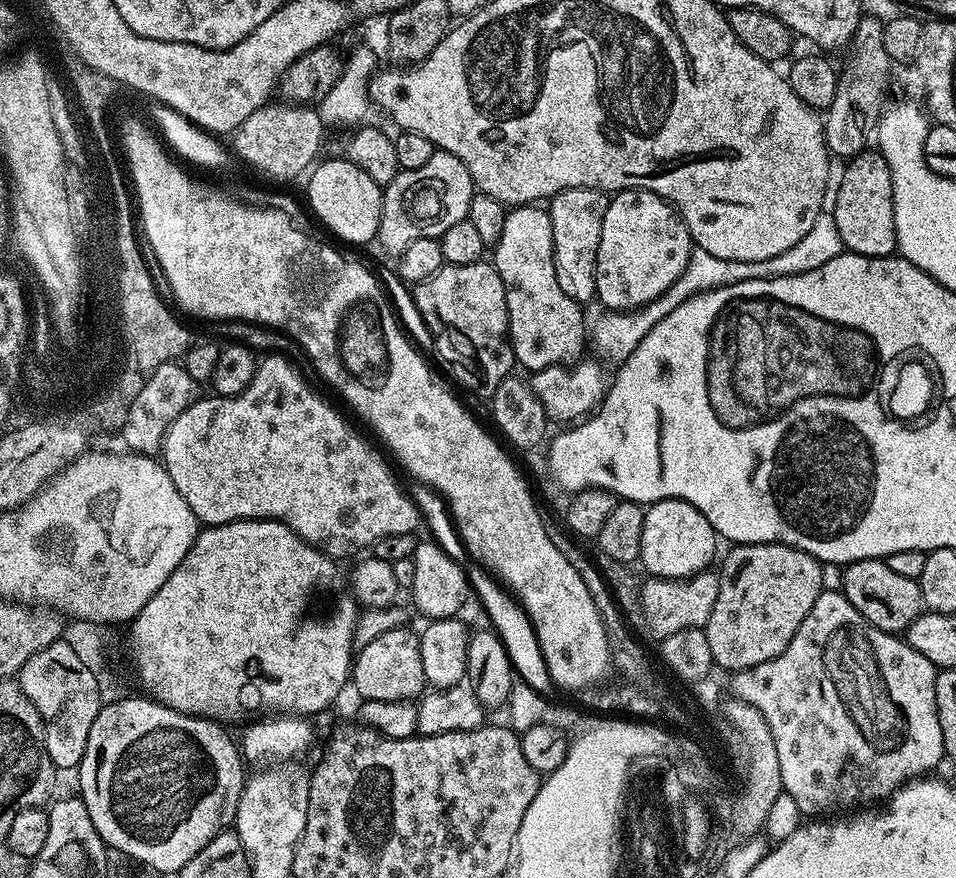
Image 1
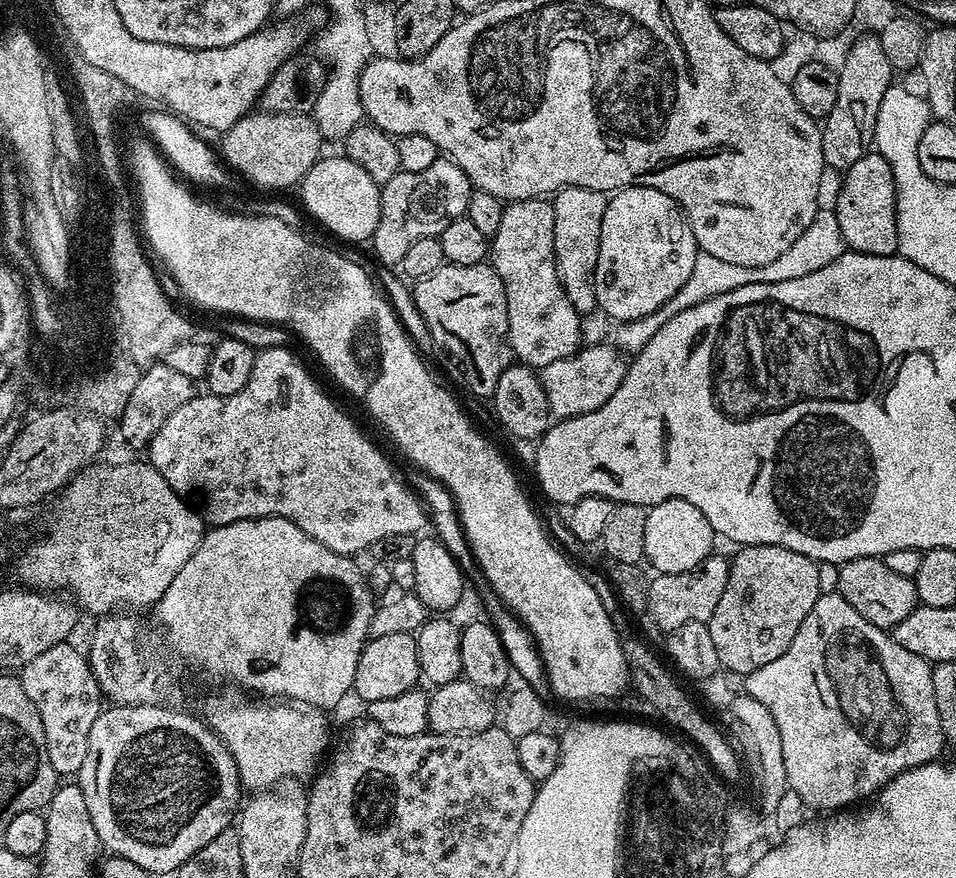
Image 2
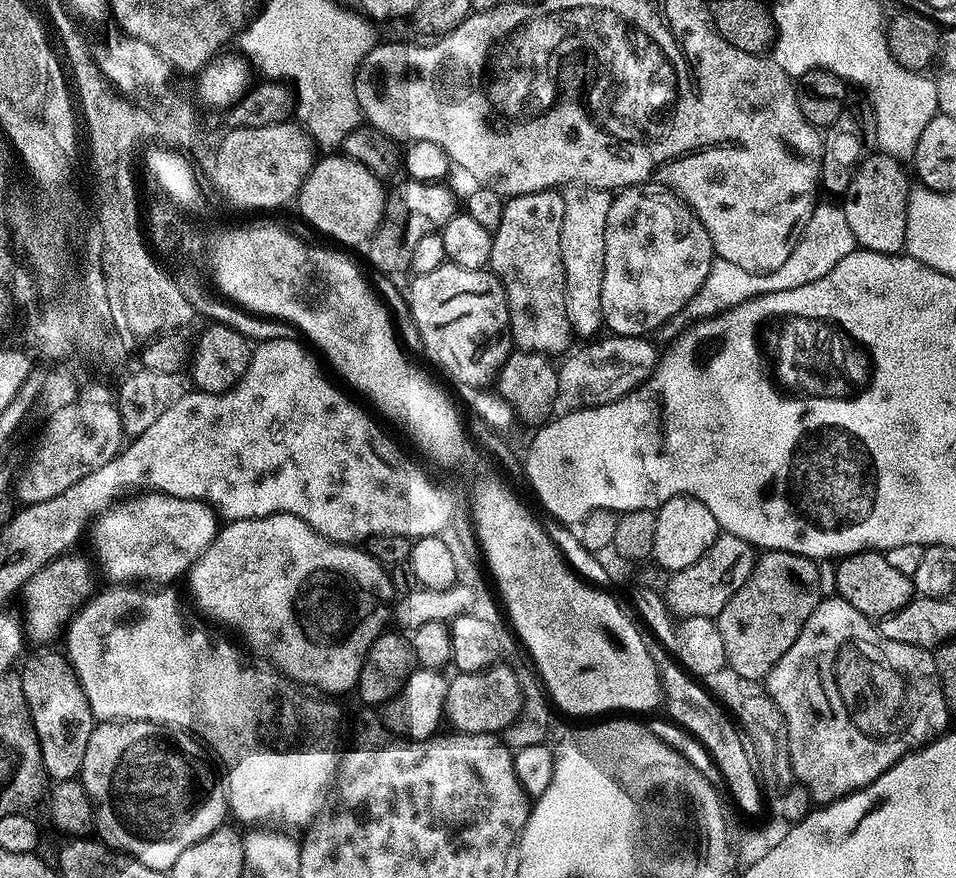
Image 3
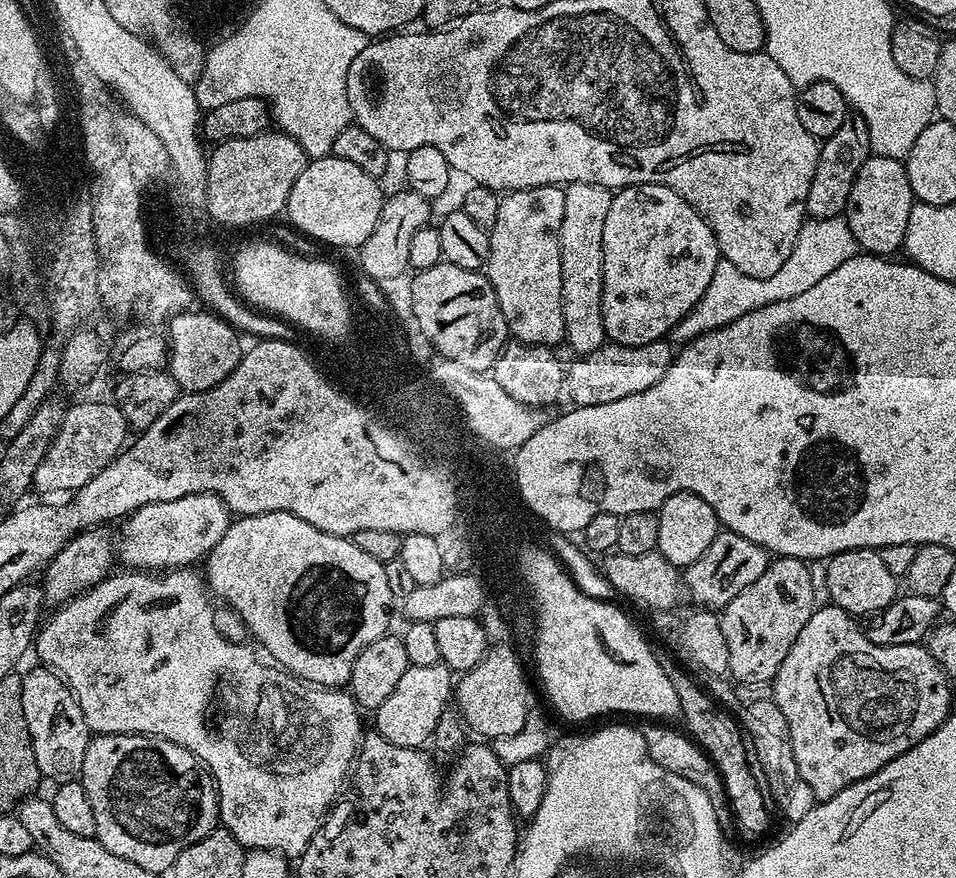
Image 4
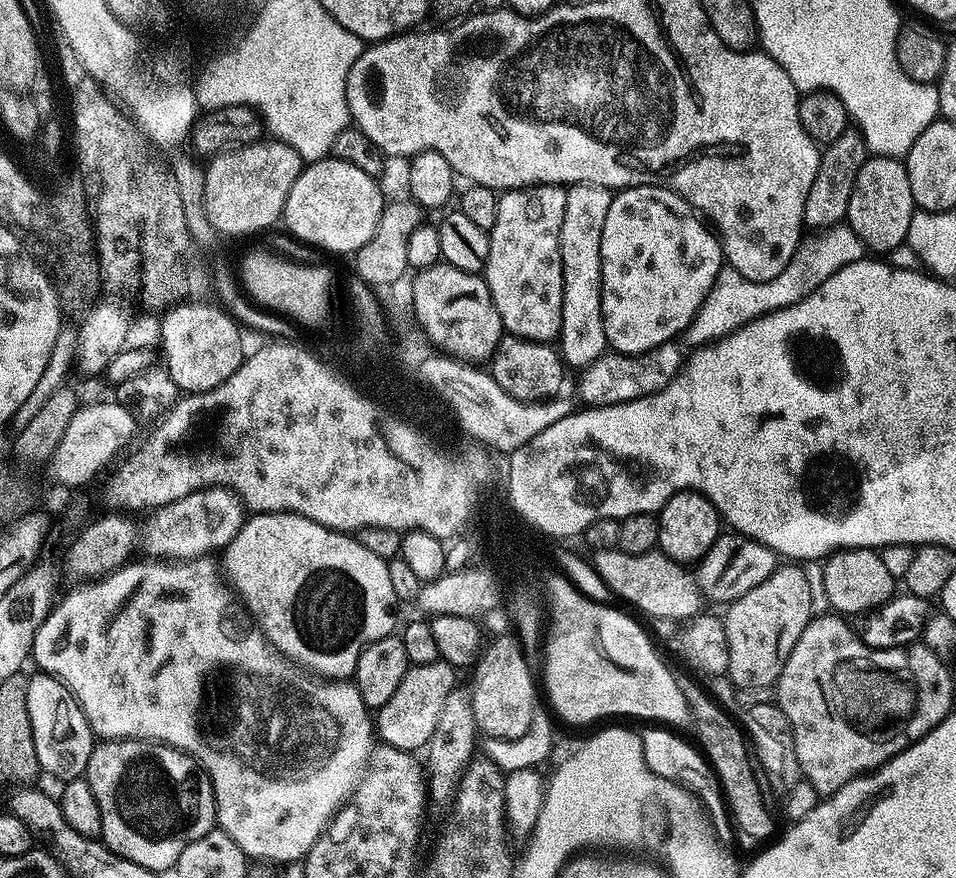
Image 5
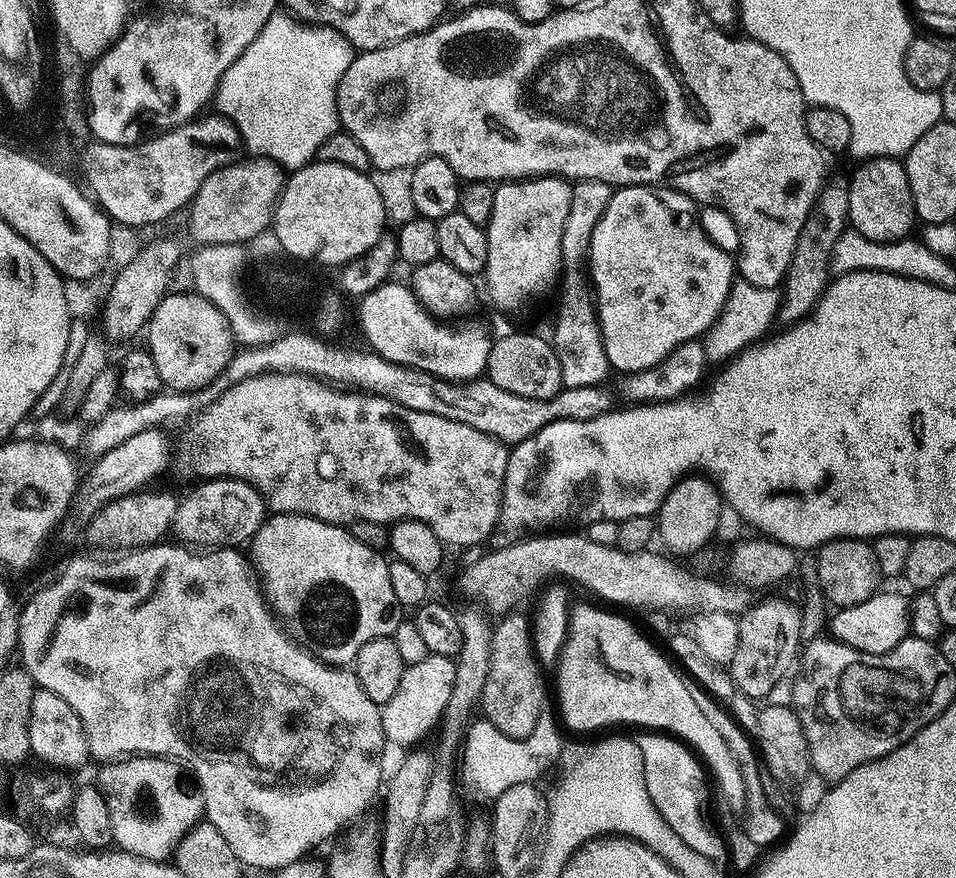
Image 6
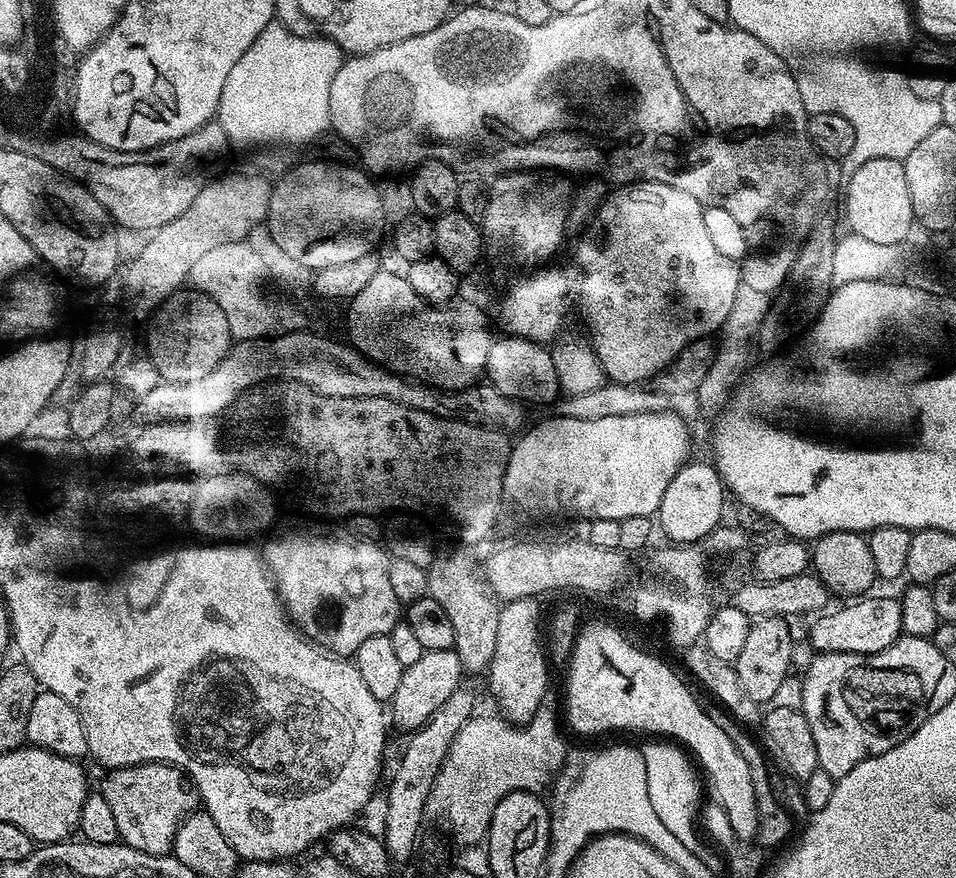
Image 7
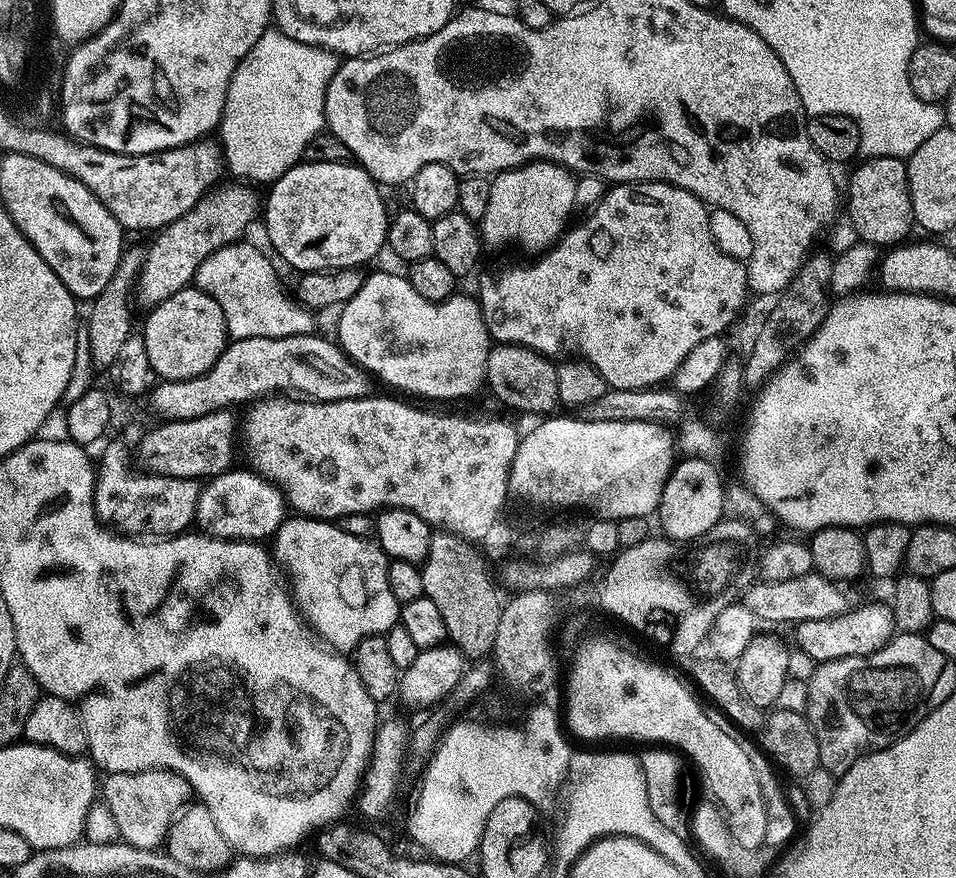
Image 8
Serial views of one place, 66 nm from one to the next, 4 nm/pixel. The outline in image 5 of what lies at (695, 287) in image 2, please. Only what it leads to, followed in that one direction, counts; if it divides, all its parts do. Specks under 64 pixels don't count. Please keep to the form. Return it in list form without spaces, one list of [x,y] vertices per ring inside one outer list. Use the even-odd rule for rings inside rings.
[[[841,222],[834,227],[821,231],[814,240],[805,241],[790,258],[786,270],[766,282],[754,282],[738,270],[731,266],[724,266],[720,269],[720,274],[706,302],[692,320],[692,325],[682,333],[682,340],[685,345],[709,346],[723,339],[724,336],[731,335],[732,332],[739,331],[740,328],[751,323],[752,320],[759,319],[771,312],[777,312],[783,308],[797,304],[802,298],[809,296],[830,274],[838,274],[842,266],[850,266],[850,262],[858,262],[865,259],[866,249],[864,240],[854,234],[854,230],[849,228],[847,223]]]

